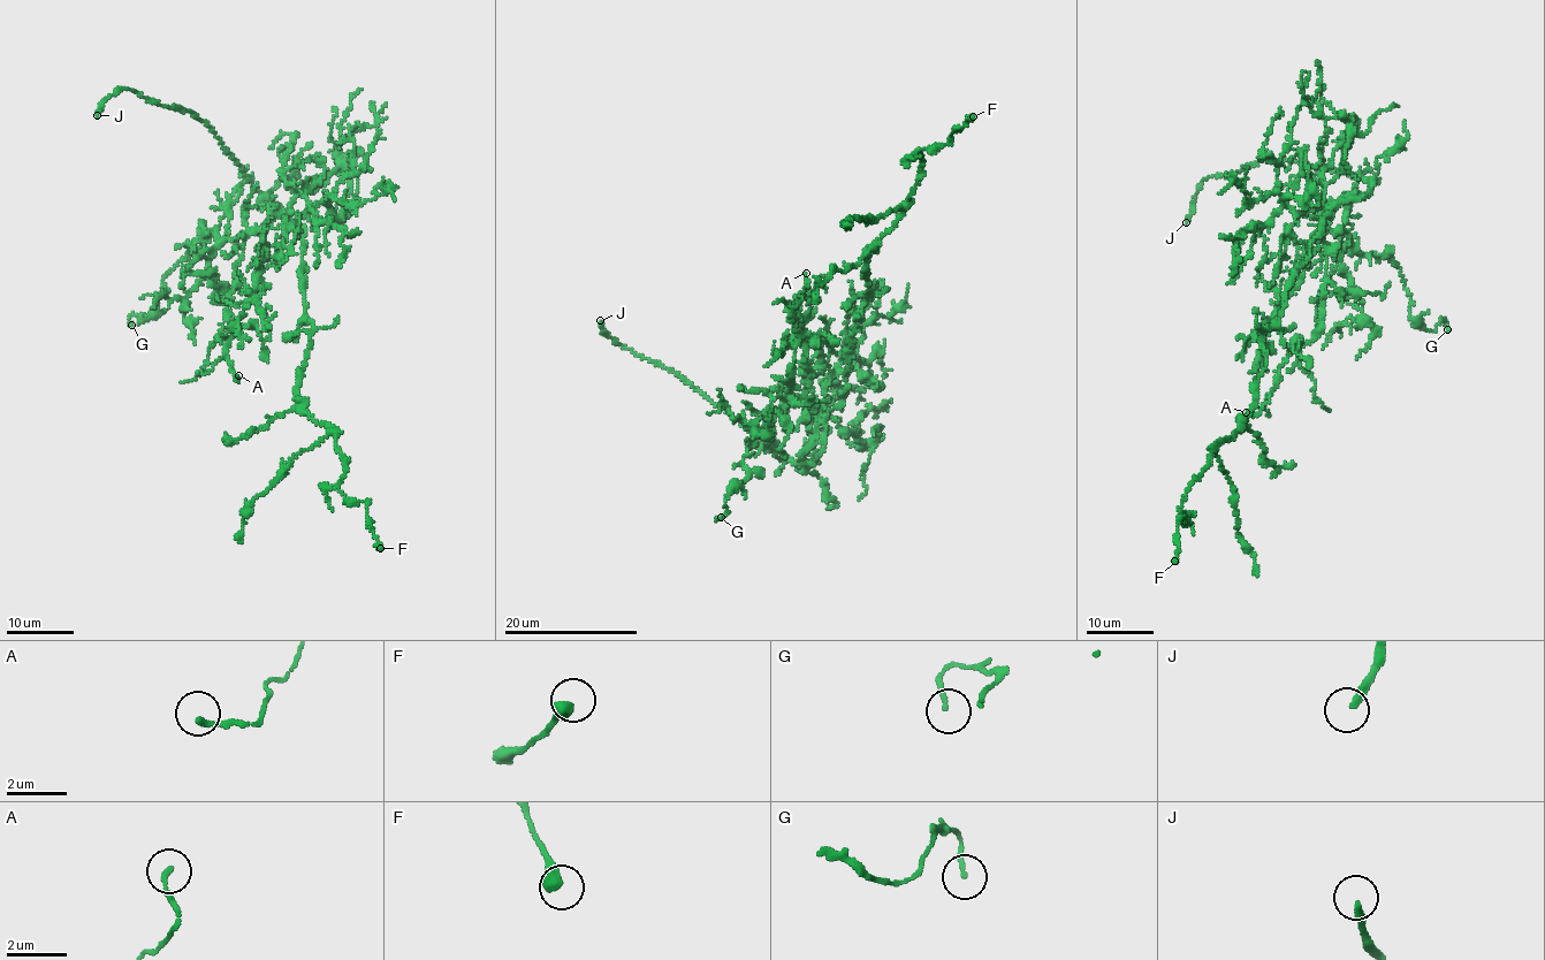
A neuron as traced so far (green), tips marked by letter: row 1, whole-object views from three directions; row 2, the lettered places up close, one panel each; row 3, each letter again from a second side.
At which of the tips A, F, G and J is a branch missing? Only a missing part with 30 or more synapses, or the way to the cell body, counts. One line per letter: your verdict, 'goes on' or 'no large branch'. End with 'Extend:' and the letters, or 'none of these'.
A: no large branch
F: no large branch
G: no large branch
J: goes on
Extend: J

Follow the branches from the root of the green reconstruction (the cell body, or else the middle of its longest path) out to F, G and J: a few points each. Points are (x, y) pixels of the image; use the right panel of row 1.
F: (1302, 265), (1280, 318), (1263, 330), (1265, 365), (1248, 424), (1217, 444), (1187, 490), (1174, 561)
G: (1302, 265), (1332, 205), (1317, 236), (1392, 258), (1413, 321), (1447, 329)
J: (1302, 265), (1333, 205), (1360, 196), (1369, 181), (1264, 161), (1226, 176), (1209, 176), (1186, 222)

